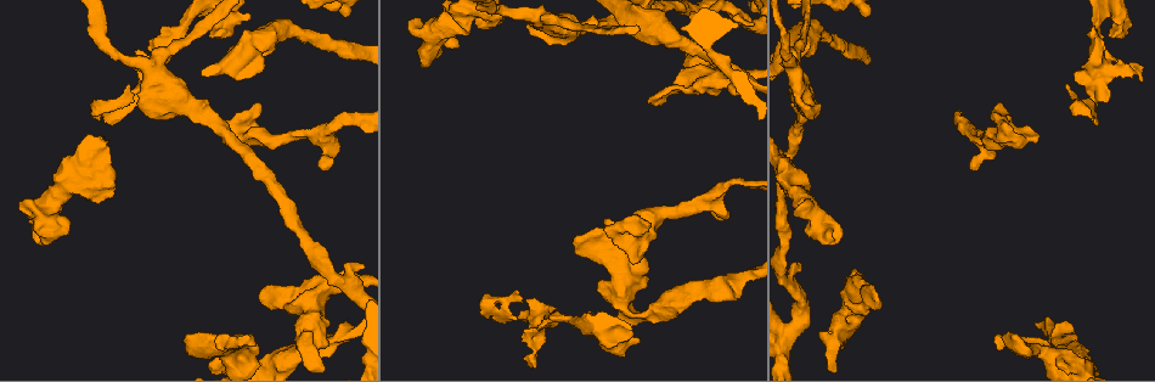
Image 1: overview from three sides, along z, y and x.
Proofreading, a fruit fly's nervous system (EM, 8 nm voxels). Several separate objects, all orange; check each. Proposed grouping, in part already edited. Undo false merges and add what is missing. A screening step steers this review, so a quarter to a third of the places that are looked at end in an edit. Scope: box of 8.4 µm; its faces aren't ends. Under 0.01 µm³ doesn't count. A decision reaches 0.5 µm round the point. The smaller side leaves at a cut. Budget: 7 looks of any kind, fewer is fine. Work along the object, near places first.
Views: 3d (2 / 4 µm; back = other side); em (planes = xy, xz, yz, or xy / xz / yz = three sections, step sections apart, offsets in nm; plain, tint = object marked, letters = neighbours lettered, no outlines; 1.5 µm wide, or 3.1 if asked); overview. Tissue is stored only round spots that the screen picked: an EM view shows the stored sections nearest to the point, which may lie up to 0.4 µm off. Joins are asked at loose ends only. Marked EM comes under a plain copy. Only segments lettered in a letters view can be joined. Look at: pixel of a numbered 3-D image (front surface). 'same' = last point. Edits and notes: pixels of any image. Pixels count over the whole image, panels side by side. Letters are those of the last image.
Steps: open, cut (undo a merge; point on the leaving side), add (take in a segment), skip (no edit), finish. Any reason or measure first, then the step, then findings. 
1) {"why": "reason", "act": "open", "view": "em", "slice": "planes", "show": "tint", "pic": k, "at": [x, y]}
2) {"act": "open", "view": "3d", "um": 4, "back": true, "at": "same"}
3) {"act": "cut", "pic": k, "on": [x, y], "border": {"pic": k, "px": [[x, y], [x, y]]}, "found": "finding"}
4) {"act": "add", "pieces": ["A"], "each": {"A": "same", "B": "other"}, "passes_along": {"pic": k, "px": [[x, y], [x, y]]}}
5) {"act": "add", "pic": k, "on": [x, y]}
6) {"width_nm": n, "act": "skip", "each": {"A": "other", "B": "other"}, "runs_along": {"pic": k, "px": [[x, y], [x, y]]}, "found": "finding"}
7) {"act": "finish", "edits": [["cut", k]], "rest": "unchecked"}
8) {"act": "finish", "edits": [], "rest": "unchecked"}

{"why": "free end", "act": "open", "view": "3d", "um": 4, "pic": 1, "at": [638, 342]}

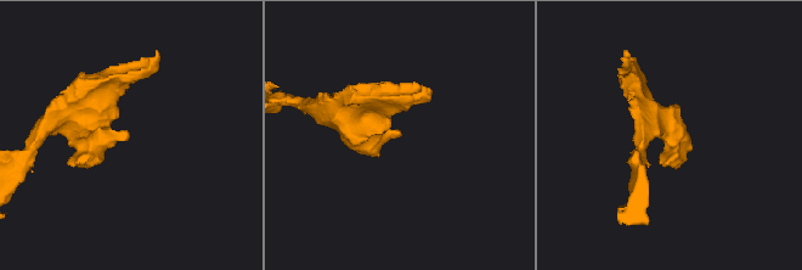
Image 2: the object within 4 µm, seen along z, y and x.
{"act": "open", "view": "em", "slice": "planes", "show": "letters", "pic": 2, "at": [401, 135]}

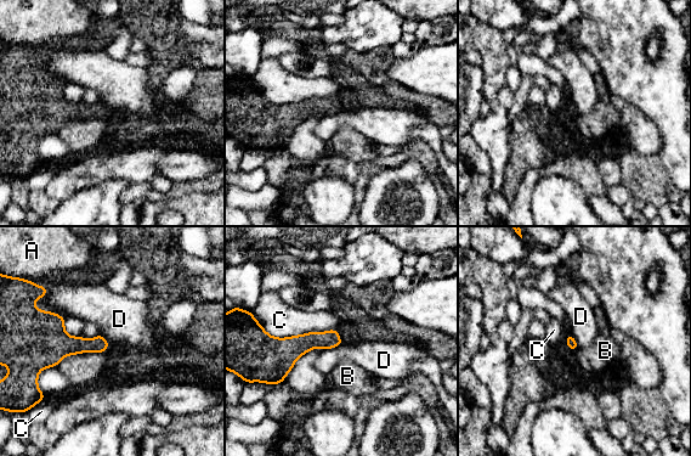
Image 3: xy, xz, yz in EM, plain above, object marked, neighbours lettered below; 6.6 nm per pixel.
{"act": "skip", "each": {"A": "other", "B": "other", "C": "other", "D": "other"}, "border": {"pic": 3, "px": [[341, 343], [323, 350]]}, "found": "none of them fits"}

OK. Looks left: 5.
{"why": "an open end", "act": "open", "view": "3d", "um": 4, "pic": 1, "at": [1094, 124]}

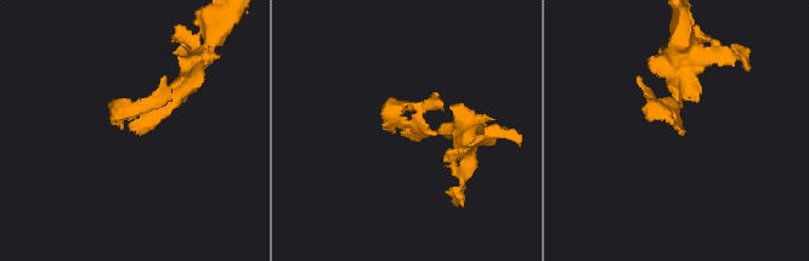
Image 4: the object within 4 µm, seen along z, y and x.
{"act": "open", "view": "em", "slice": "xz", "step": 8, "show": "letters", "pic": 4, "at": [135, 130]}

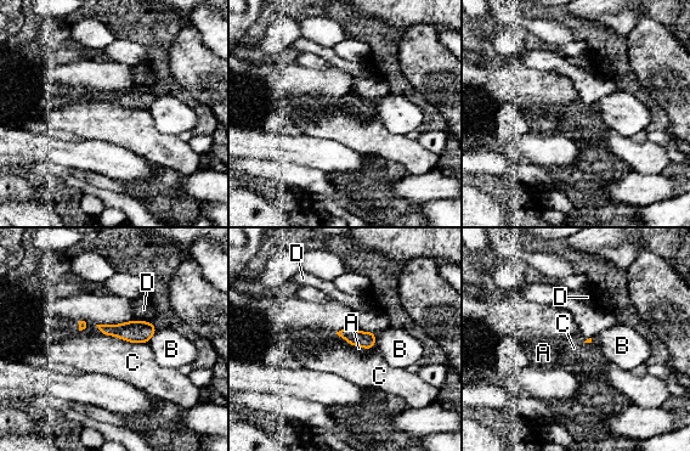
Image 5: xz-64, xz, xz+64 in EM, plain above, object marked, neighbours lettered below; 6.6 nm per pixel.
{"why": "cut it another way", "act": "open", "view": "em", "slice": "planes", "show": "letters", "at": "same"}

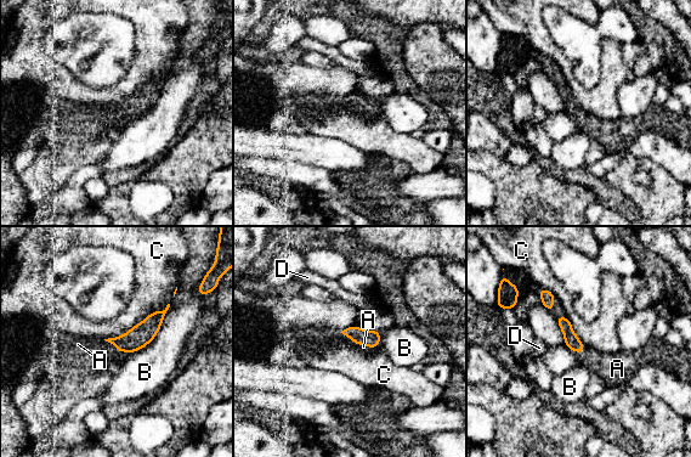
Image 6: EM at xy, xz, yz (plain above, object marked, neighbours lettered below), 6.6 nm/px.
{"act": "add", "pieces": ["A"], "each": {"A": "same", "B": "other", "C": "other", "D": "other"}, "passes_along": {"pic": 6, "px": [[571, 339], [583, 350], [616, 368]]}, "found": "the neuron continues"}

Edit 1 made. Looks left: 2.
{"act": "open", "view": "em", "slice": "planes", "show": "letters", "pic": 1, "at": [311, 358]}

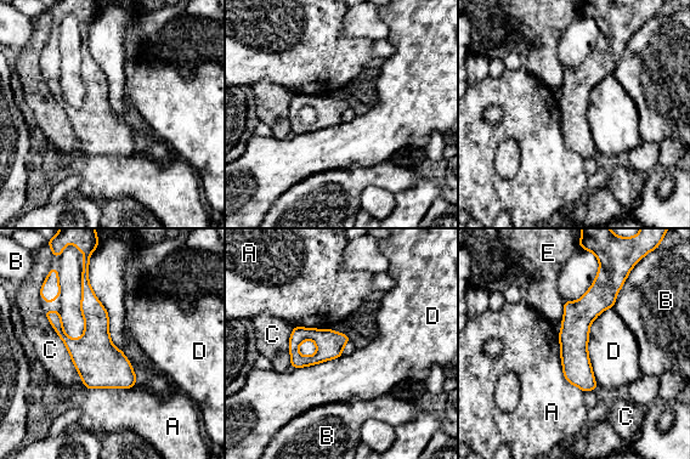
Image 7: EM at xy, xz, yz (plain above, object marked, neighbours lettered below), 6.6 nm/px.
{"longest_contact_nm": ["C", 550], "act": "skip", "each": {"A": "other", "B": "other", "C": "other", "D": "other", "E": "other"}, "runs_along": {"pic": 7, "px": [[84, 273], [96, 351], [129, 385]]}, "found": "all the same neuron"}

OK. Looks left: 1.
{"act": "finish", "edits": [["add", 6]], "rest": "unchecked"}

